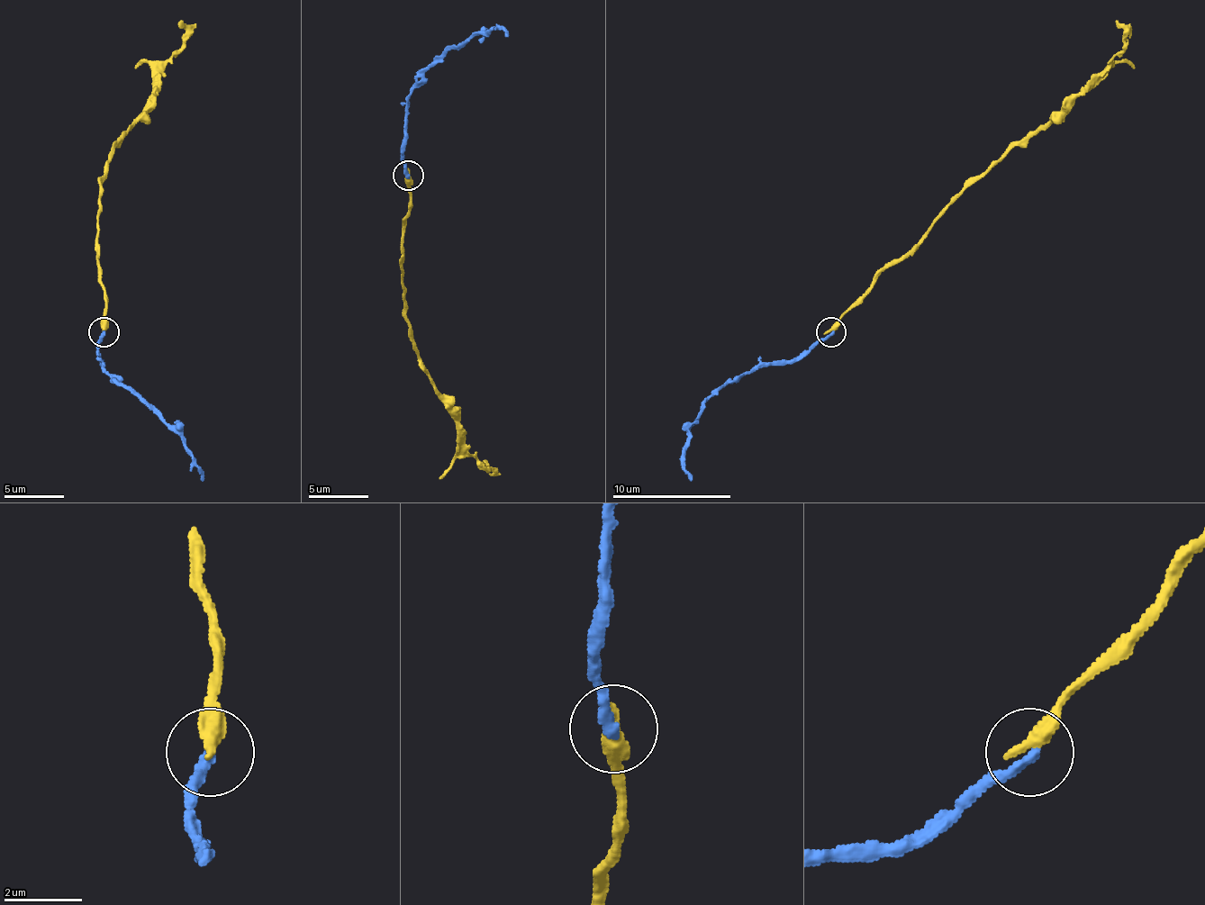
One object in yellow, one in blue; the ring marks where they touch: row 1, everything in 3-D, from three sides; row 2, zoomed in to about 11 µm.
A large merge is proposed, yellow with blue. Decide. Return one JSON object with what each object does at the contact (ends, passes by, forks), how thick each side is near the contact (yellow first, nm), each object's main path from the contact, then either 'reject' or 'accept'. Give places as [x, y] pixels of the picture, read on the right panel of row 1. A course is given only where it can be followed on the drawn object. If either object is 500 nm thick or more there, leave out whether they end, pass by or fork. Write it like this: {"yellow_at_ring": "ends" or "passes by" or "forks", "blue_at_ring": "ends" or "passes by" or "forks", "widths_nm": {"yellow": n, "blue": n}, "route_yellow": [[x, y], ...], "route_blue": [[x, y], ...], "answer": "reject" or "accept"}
{"yellow_at_ring": "ends", "blue_at_ring": "ends", "widths_nm": {"yellow": 400, "blue": 280}, "route_yellow": [[832, 331], [871, 284], [963, 191], [1067, 107], [1094, 81], [1124, 48], [1124, 30], [1115, 21]], "route_blue": [[832, 331], [787, 361], [754, 364], [728, 382], [703, 406], [685, 438], [685, 472], [692, 481]], "answer": "reject"}

